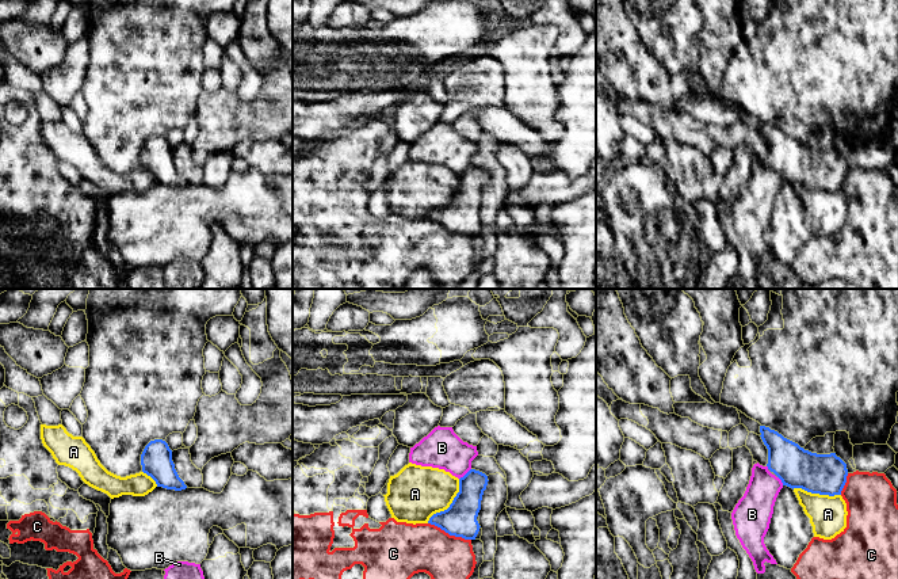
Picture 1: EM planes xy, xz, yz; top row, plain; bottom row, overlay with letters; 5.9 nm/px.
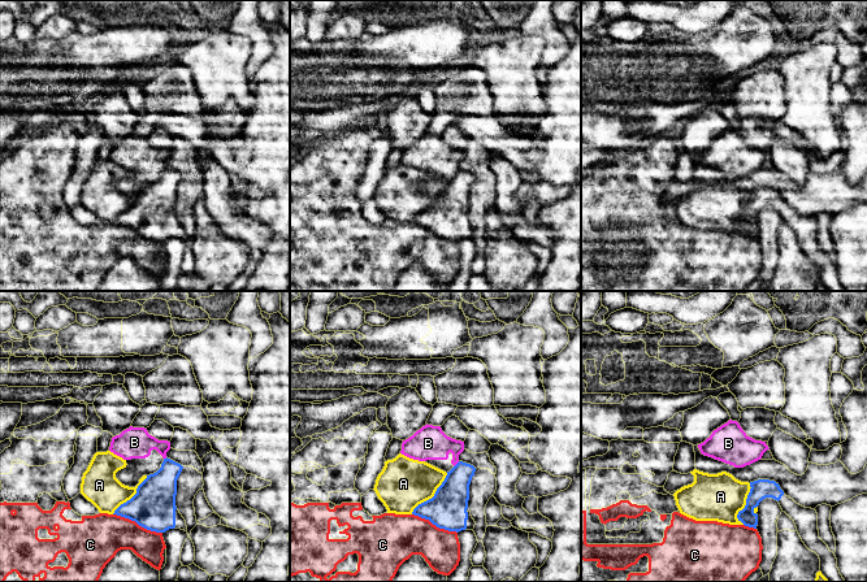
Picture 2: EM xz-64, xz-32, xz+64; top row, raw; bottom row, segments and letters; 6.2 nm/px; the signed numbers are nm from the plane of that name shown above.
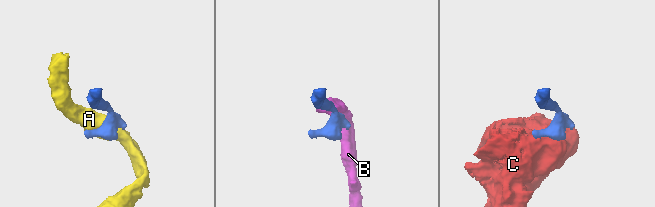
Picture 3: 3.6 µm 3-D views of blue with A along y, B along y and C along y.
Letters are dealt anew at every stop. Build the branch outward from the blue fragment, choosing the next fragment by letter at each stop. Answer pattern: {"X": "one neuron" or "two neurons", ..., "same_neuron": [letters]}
{"A": "two neurons", "B": "two neurons", "C": "two neurons", "same_neuron": []}

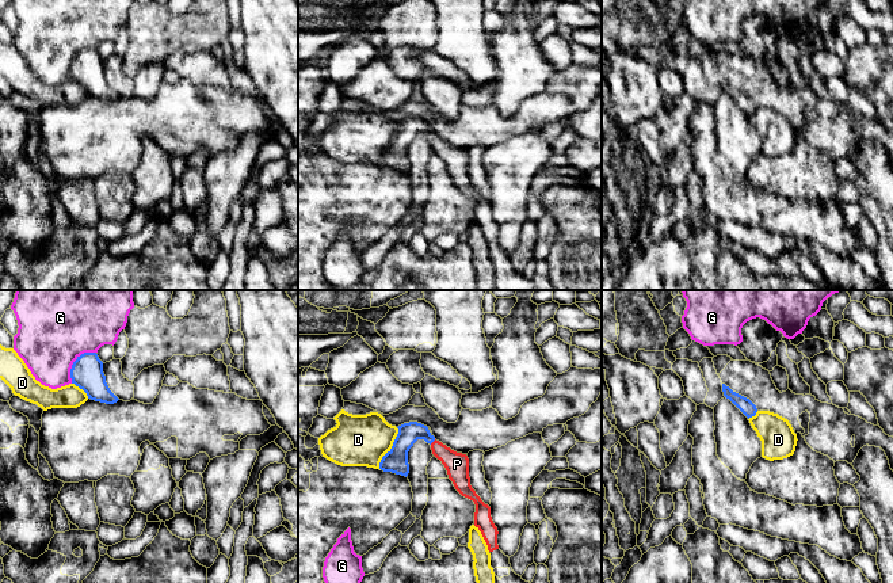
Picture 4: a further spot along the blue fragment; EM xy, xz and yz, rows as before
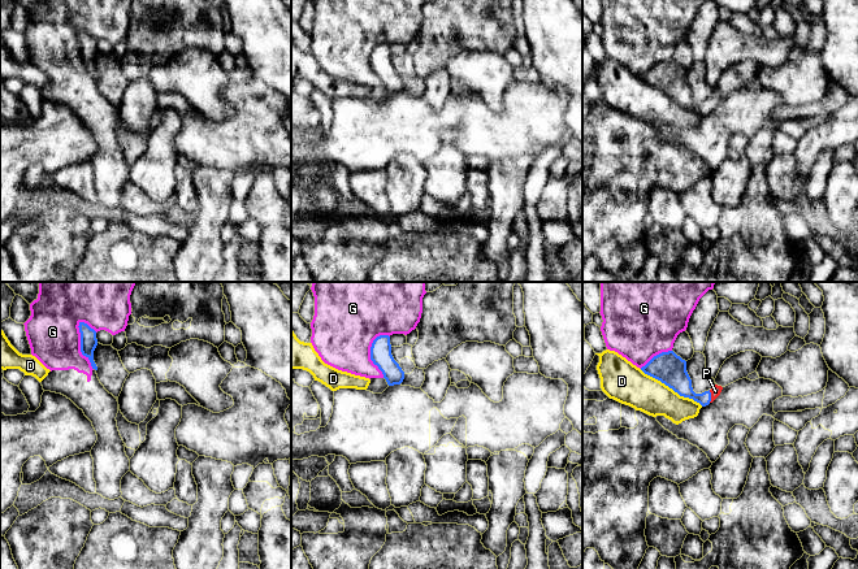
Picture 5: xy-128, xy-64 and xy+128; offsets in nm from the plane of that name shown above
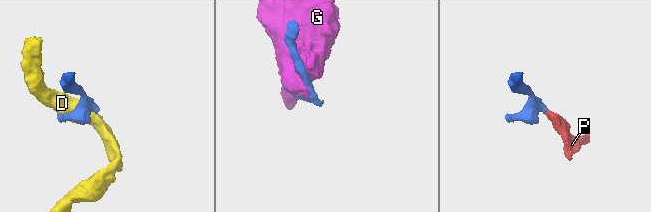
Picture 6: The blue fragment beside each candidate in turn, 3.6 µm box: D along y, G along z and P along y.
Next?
{"D": "two neurons", "G": "two neurons", "P": "one neuron", "same_neuron": ["P"]}

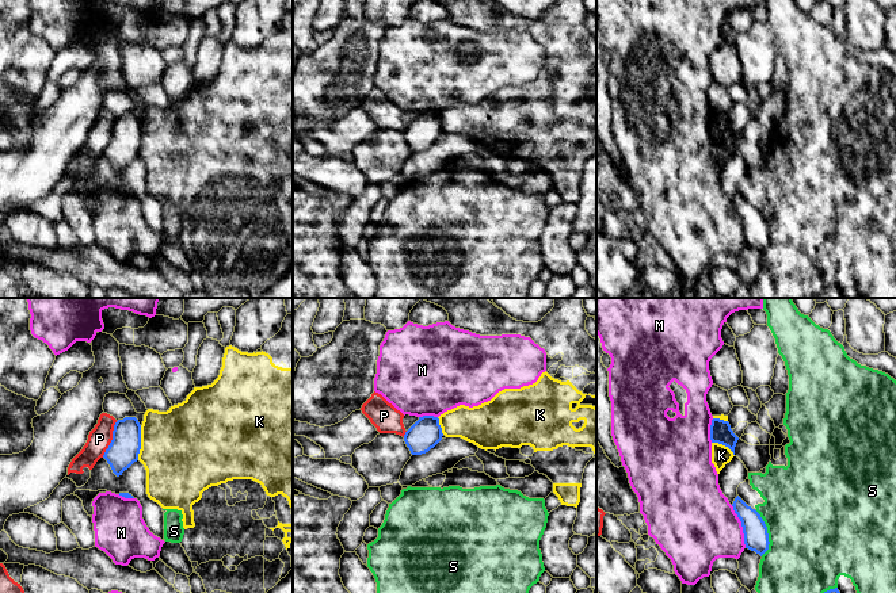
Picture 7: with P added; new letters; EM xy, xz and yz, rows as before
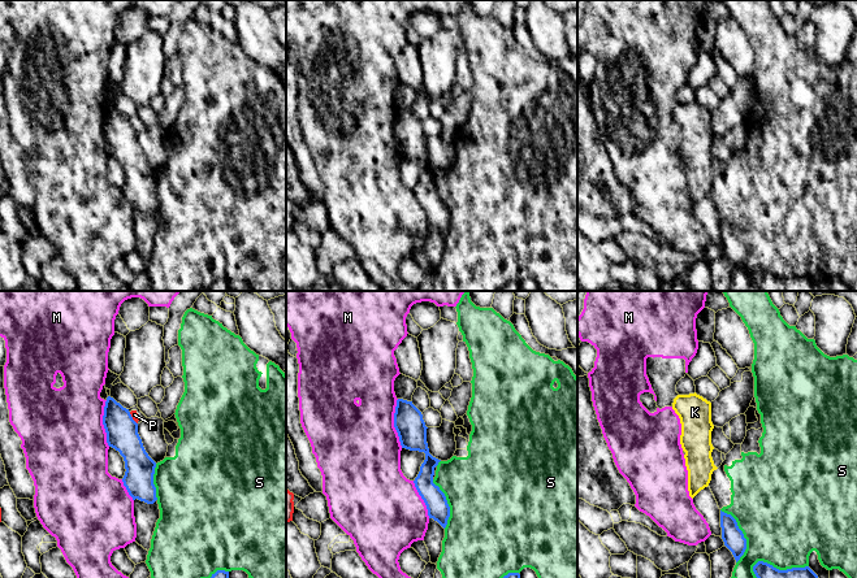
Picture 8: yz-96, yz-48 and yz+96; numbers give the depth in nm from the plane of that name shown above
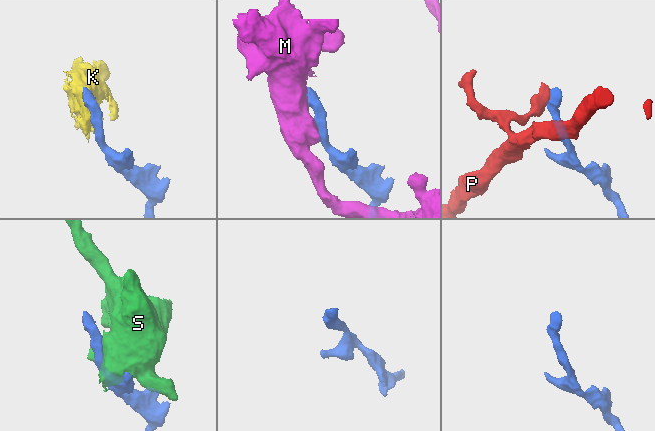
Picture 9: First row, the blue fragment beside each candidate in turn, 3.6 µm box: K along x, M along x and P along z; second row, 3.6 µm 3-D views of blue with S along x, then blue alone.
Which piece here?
{"K": "two neurons", "M": "two neurons", "P": "two neurons", "S": "two neurons", "same_neuron": []}

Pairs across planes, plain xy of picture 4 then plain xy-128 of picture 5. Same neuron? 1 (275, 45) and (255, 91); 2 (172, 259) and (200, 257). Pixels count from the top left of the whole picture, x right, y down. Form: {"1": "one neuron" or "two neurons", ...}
{"1": "two neurons", "2": "two neurons"}

